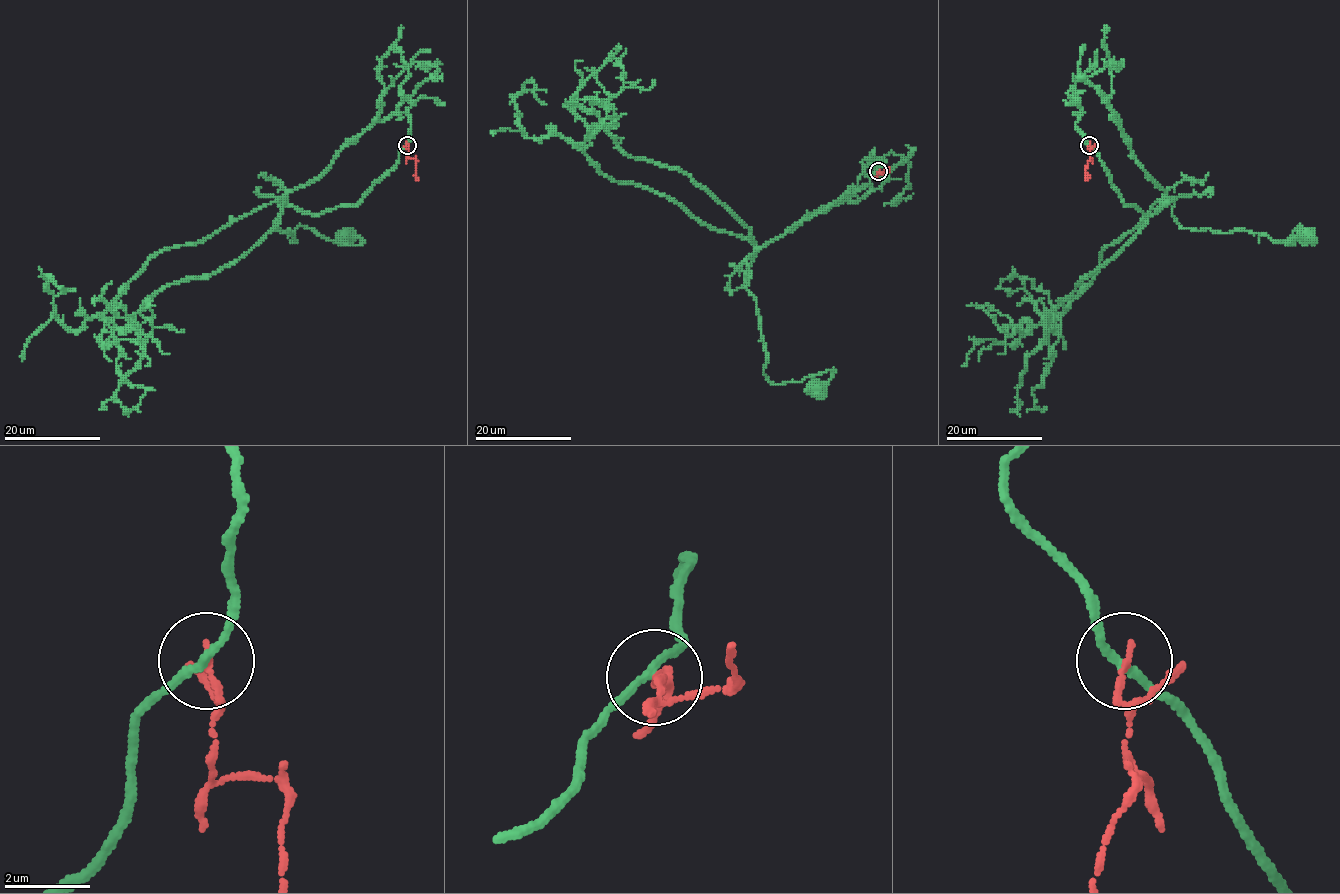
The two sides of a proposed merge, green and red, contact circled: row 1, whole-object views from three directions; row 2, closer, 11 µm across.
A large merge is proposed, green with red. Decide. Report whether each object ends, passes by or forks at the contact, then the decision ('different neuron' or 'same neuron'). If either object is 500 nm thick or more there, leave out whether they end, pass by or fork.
green passes by; red ends there; different neuron

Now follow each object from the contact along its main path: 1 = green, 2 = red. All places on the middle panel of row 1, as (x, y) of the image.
1: (877, 171), (863, 188), (801, 219), (746, 260), (764, 375), (781, 385), (833, 369), (816, 391)
2: (877, 171), (880, 174), (890, 167)

